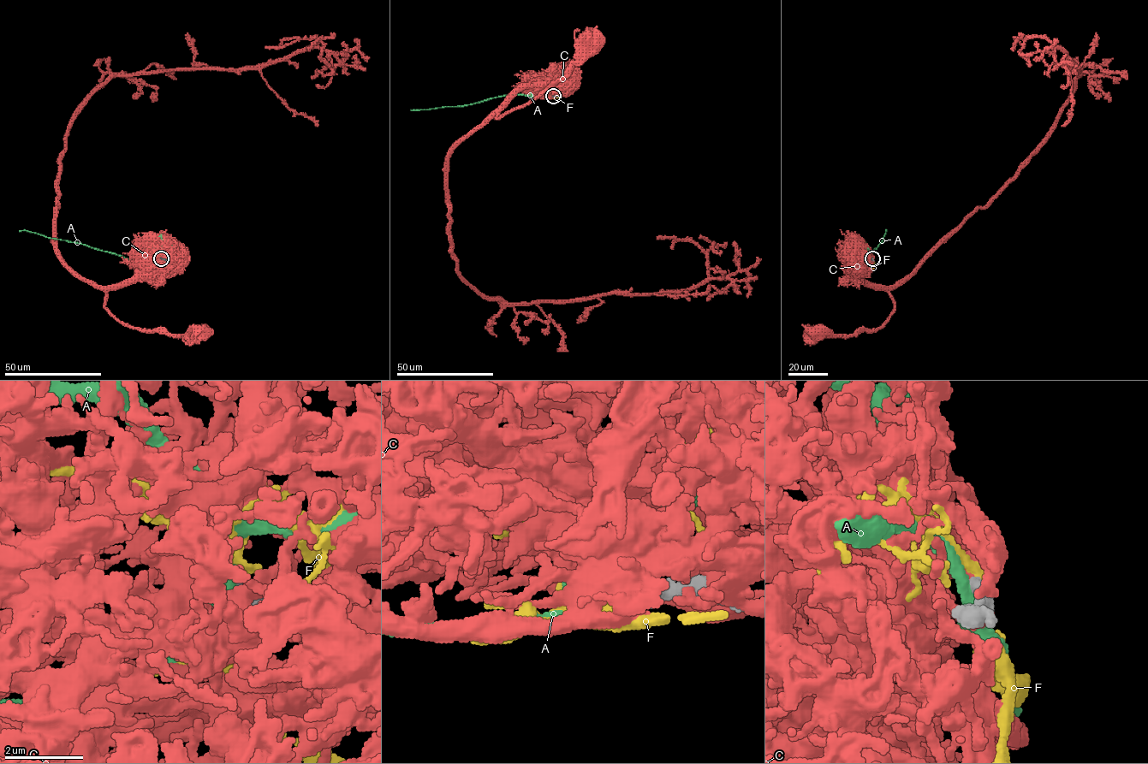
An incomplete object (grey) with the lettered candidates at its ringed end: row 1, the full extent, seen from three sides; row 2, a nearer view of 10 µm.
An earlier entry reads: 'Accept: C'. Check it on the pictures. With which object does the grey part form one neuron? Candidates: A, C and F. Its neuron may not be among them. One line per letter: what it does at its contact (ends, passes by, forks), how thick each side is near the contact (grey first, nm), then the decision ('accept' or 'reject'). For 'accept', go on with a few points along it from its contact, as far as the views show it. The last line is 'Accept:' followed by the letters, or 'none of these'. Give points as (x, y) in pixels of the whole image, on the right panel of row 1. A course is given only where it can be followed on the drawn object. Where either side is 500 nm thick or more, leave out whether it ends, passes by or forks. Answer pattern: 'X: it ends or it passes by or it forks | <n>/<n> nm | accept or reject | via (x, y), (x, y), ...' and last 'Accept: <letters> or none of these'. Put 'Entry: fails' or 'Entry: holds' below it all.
A: it passes by | 460/480 nm | reject
C: it forks | 440/360 nm | accept | via (872, 258), (862, 276), (887, 291), (895, 307), (893, 312), (880, 328), (851, 334), (826, 335), (820, 331)
F: it passes by | 440/260 nm | reject
Accept: C
Entry: holds

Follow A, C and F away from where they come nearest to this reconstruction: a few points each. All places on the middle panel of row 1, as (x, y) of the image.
A: (553, 96), (500, 96), (469, 104), (410, 110)
C: (552, 97), (523, 86), (499, 110), (497, 118), (511, 109), (529, 103), (558, 79), (592, 44)
F: (553, 97), (542, 91), (546, 89), (542, 89)

